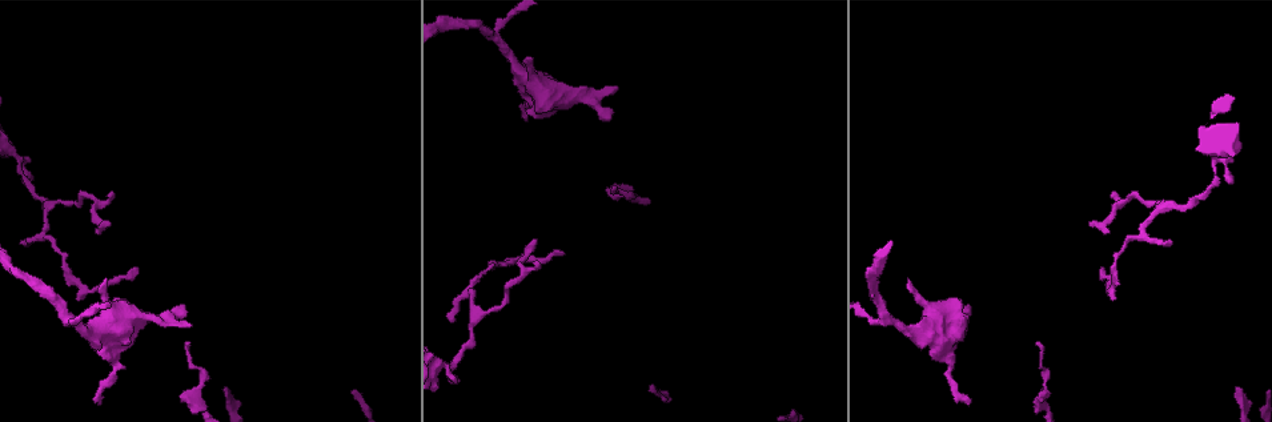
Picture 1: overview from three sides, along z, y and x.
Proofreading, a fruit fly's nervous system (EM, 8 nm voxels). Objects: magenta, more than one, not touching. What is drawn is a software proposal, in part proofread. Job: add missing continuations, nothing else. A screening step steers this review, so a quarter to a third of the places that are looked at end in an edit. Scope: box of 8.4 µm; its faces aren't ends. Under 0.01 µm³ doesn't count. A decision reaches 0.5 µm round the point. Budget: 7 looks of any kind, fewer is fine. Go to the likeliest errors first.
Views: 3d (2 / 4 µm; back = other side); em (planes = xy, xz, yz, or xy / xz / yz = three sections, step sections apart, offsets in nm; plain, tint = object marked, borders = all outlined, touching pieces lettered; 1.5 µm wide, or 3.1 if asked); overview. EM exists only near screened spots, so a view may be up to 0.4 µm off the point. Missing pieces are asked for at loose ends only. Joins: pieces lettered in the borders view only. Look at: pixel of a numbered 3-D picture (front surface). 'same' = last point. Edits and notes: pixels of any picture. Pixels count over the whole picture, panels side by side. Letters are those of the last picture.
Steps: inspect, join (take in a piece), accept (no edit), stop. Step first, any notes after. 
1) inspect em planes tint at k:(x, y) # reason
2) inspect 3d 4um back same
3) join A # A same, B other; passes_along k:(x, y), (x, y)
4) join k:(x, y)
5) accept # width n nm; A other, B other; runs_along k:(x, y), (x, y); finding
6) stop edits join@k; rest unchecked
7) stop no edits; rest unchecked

inspect em planes borders at 1:(971, 398) # an open end

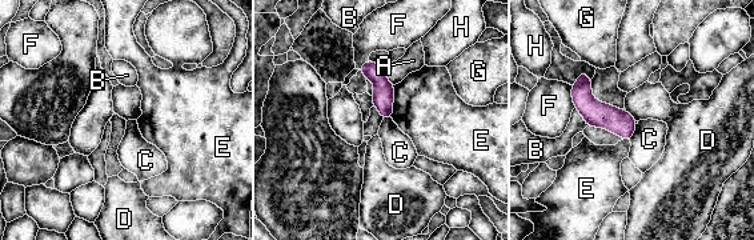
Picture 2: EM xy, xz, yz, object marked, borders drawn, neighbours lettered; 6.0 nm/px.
accept # A other, B other, C other, D other, E other, F other, G other, H other; none of them fits

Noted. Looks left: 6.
inspect em planes borders at 1:(107, 280) # free end

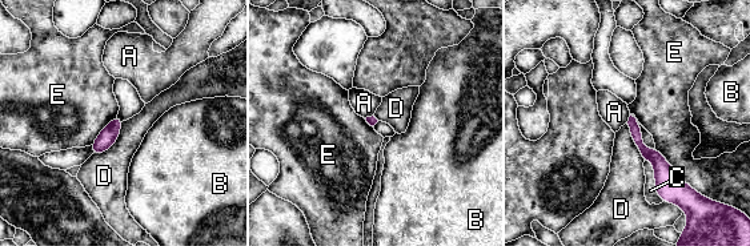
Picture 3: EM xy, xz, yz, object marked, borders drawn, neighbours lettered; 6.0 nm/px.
accept # A other, B other, C other, D other, E other; runs_along 3:(632, 120), (640, 145), (673, 188); no lettered piece goes on from it

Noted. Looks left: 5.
inspect 3d 4um at 1:(452, 318) # free end

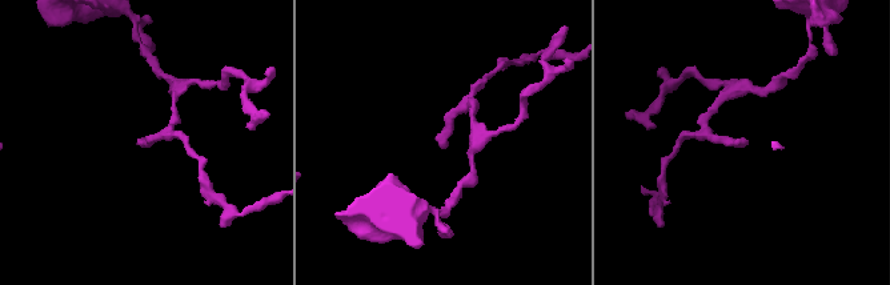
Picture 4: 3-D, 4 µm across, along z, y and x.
inspect em xy step 8 tint at 4:(148, 143) # need the tissue

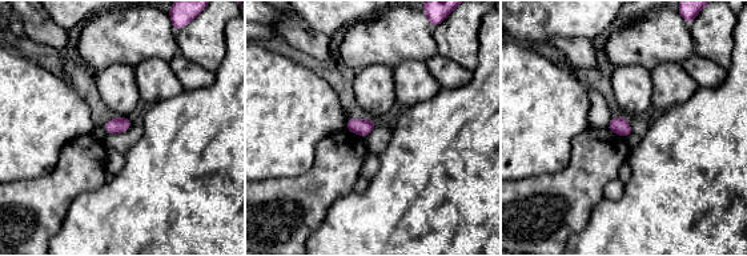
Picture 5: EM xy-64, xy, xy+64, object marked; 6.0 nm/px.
inspect em planes borders same # another direction

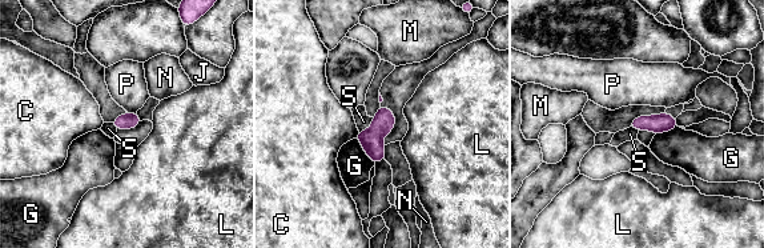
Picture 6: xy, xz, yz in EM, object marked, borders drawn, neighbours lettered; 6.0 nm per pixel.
accept # width 100 nm; longest_contact G 200 nm; C other, G other, J other, L other, M other, N other, P other, S other; no lettered piece goes on from it

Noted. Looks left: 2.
stop no edits; rest unchecked

